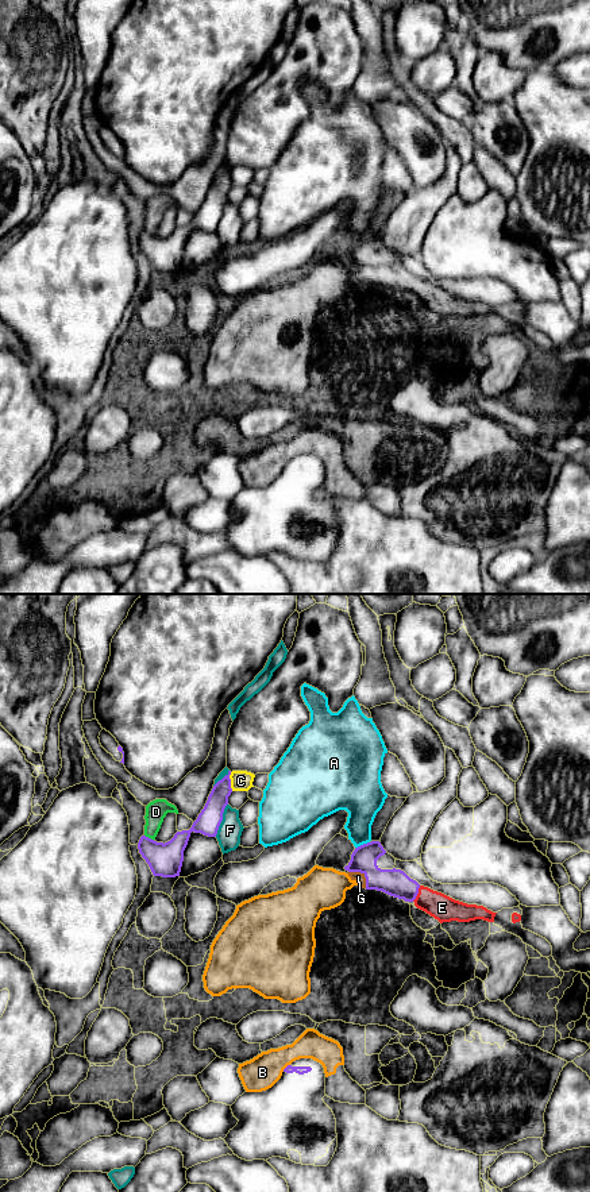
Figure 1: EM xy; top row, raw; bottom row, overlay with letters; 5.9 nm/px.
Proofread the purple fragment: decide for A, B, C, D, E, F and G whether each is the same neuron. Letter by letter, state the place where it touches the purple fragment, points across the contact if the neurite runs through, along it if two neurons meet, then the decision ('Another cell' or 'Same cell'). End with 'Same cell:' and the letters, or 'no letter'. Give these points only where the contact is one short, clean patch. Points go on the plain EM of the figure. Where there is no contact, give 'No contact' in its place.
A: Touches purple at xy (363, 239). Another cell
B: Touches purple at xy (285, 463). Another cell
C: Touches purple at xy (230, 177). Boundary: xy (230, 168), (230, 182), (232, 185). Another cell
D: Touches purple at xy (147, 232). Another cell
E: Touches purple at xy (416, 289). Boundary: xy (420, 281), (412, 296). Another cell
F: Touches purple at xy (222, 215). Another cell
G: Touches purple at xy (362, 267). Boundary: xy (349, 266), (359, 266), (365, 273), (366, 282). Another cell
Same cell: no letter

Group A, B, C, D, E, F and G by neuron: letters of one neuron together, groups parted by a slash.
A / B D E G / C / F

